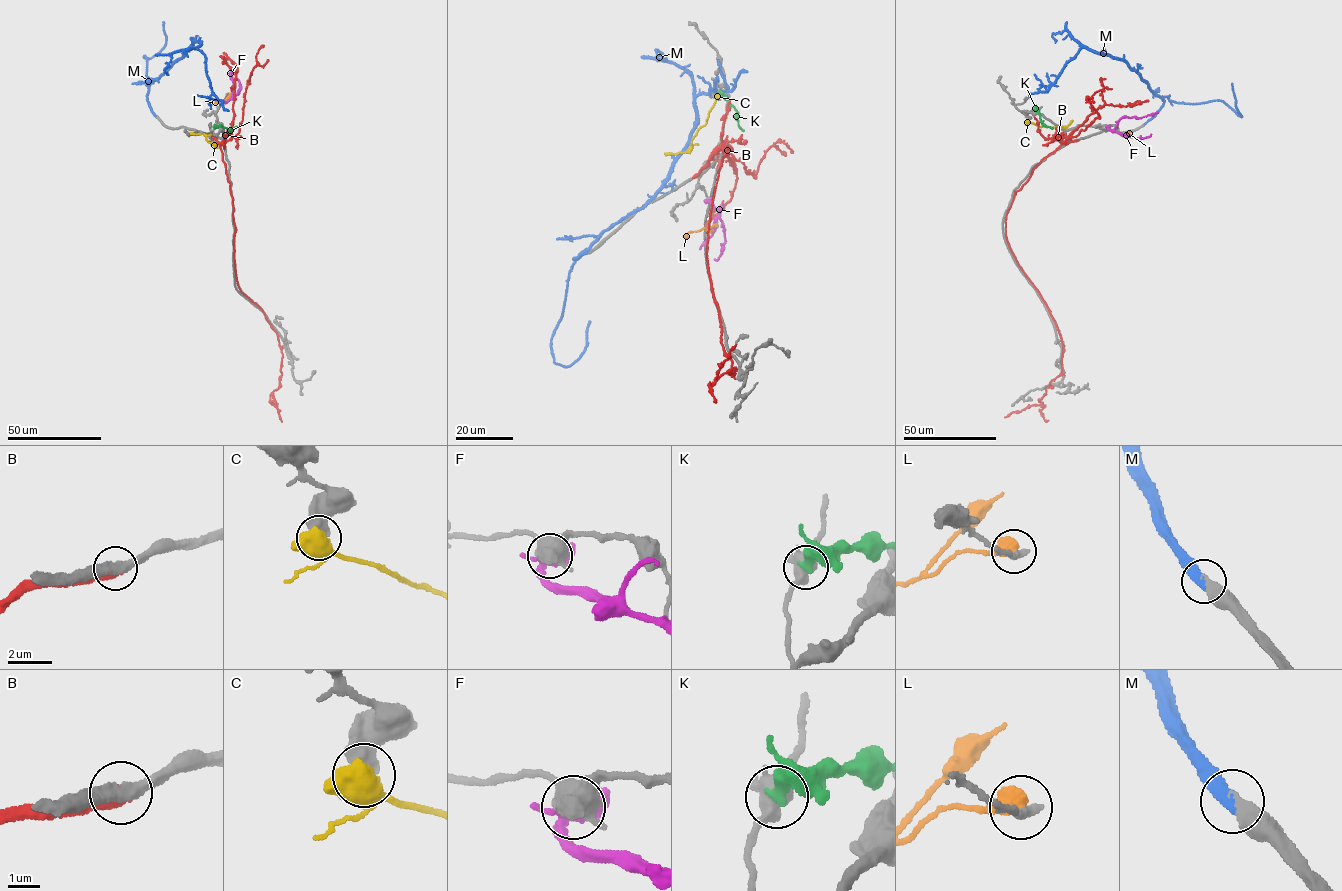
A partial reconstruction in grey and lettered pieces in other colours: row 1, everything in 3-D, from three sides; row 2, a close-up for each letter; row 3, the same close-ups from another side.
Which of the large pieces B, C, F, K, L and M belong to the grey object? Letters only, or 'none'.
M

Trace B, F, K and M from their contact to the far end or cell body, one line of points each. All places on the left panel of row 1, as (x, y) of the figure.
B: (213, 137), (221, 151), (233, 198), (237, 283), (265, 314), (283, 354), (279, 386), (273, 392), (281, 421)
F: (224, 101), (232, 97), (233, 82), (230, 67), (224, 59)
K: (214, 128), (220, 125), (229, 130), (237, 127)
M: (155, 115), (147, 97), (149, 83), (197, 42), (213, 94), (229, 111)

